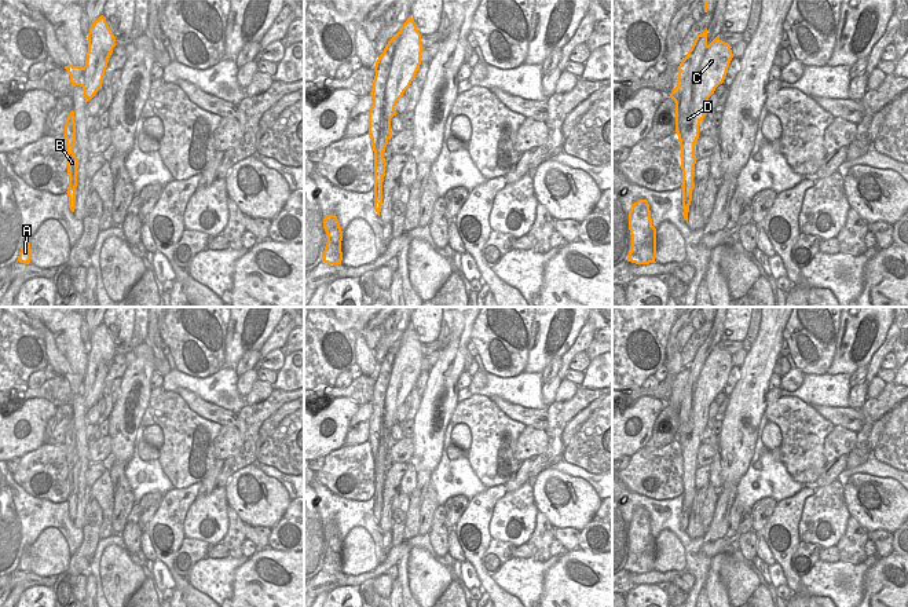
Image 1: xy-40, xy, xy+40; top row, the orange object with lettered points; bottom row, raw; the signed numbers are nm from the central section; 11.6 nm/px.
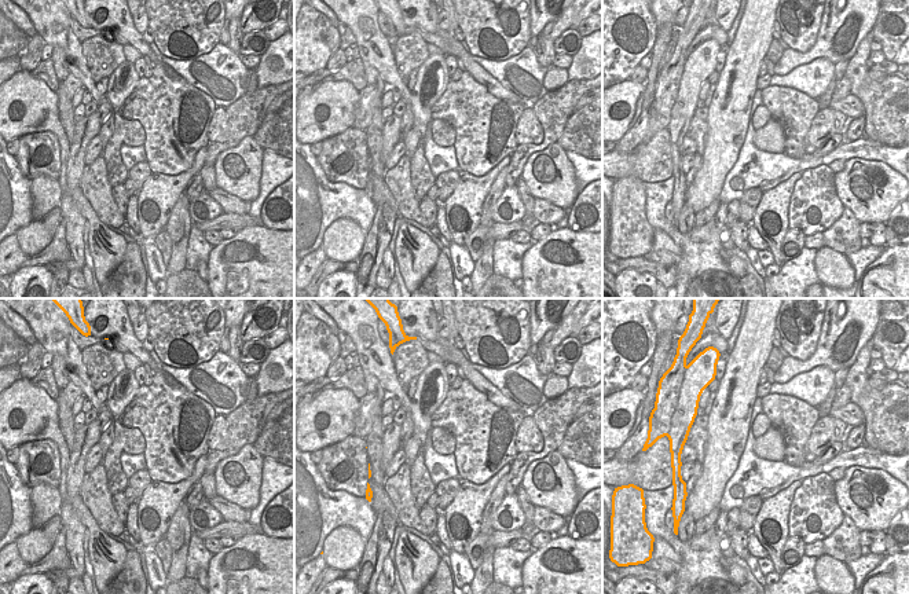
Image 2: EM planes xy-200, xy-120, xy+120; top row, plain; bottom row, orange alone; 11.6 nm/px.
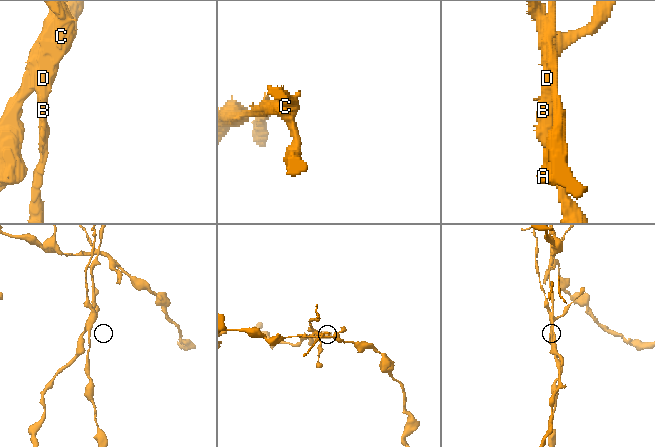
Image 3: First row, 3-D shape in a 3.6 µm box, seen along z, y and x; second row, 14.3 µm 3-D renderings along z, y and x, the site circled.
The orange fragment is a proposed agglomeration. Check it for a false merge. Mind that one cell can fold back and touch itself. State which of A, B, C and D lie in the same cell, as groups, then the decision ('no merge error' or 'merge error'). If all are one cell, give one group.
groups A / B C D; merge error

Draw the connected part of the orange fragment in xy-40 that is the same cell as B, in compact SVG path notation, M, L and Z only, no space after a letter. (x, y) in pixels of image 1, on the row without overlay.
M73 418L66 427L63 445L66 447L67 482L69 482L69 496L66 501L69 504L69 516L72 520L74 520L78 468L73 461L73 457L76 456L76 432Z

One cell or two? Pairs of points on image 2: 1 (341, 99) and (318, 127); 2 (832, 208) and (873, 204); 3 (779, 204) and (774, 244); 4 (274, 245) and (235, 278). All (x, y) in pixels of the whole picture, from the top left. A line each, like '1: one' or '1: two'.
1: one
2: two
3: one
4: one

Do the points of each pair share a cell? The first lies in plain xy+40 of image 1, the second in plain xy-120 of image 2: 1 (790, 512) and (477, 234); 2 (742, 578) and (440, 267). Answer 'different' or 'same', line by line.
1: different
2: different

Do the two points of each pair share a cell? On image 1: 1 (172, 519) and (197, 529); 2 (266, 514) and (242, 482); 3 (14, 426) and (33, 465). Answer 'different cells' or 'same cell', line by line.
1: different cells
2: same cell
3: different cells

